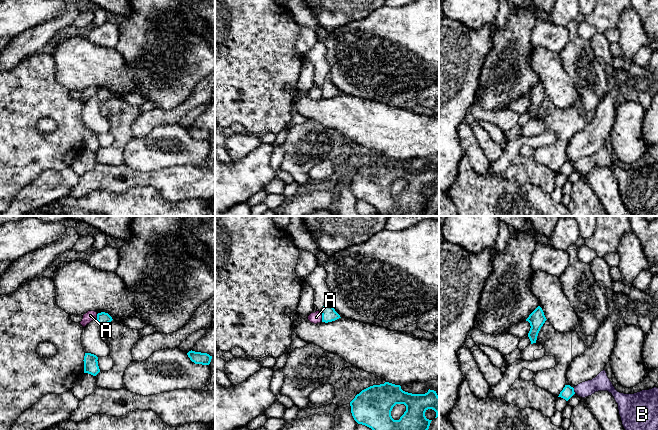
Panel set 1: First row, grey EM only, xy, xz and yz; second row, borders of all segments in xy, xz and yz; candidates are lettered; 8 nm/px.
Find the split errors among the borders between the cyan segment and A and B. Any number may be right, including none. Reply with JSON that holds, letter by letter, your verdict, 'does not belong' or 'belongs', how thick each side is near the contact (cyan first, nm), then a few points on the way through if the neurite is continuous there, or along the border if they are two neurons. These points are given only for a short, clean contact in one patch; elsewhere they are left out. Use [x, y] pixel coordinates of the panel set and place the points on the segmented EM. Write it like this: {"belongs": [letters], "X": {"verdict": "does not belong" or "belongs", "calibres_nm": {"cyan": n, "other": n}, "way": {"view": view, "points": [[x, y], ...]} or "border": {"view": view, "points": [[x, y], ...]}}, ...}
{"belongs": [], "A": {"verdict": "does not belong", "calibres_nm": {"cyan": 120, "other": 90}}, "B": {"verdict": "does not belong", "calibres_nm": {"cyan": 90, "other": 140}}}

